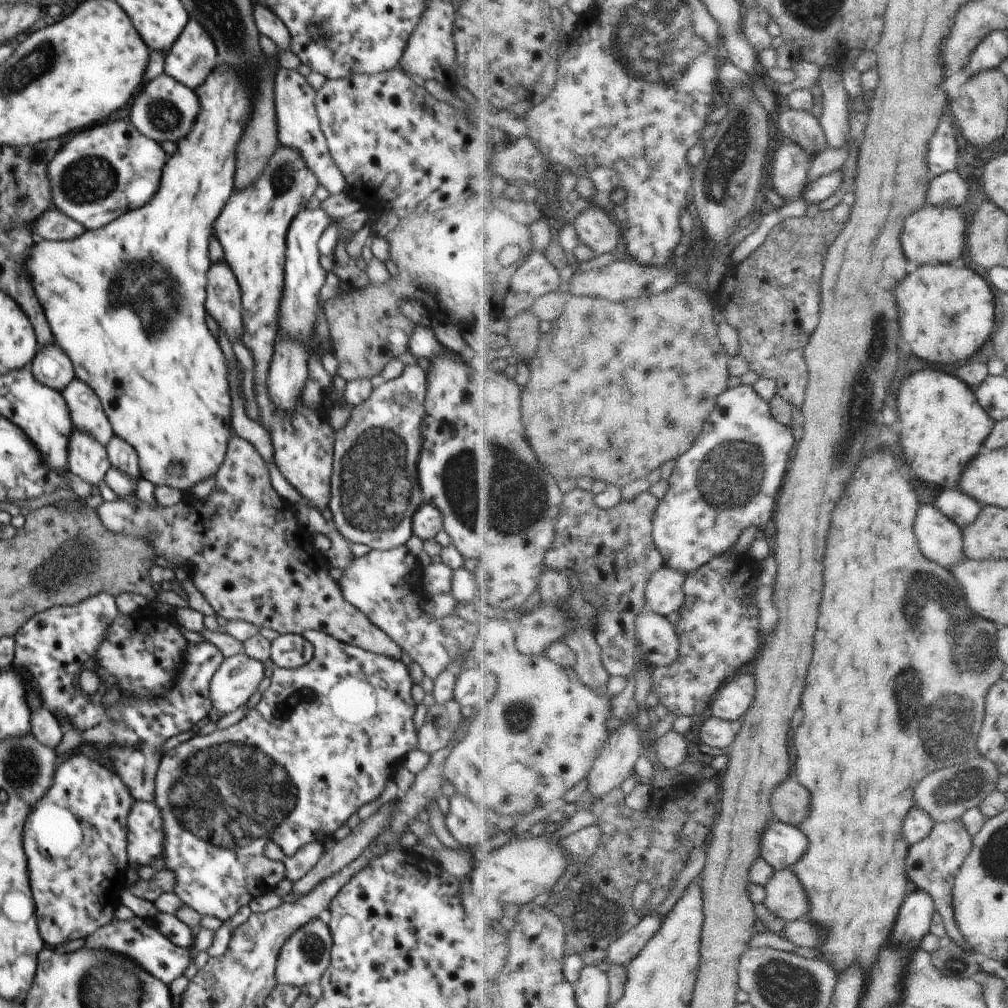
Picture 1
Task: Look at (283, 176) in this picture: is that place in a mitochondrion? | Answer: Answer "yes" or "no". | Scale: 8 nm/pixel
yes

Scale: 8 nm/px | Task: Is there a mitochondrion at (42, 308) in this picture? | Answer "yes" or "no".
no

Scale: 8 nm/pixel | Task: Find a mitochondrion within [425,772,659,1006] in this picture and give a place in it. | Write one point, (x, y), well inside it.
(599, 912)

